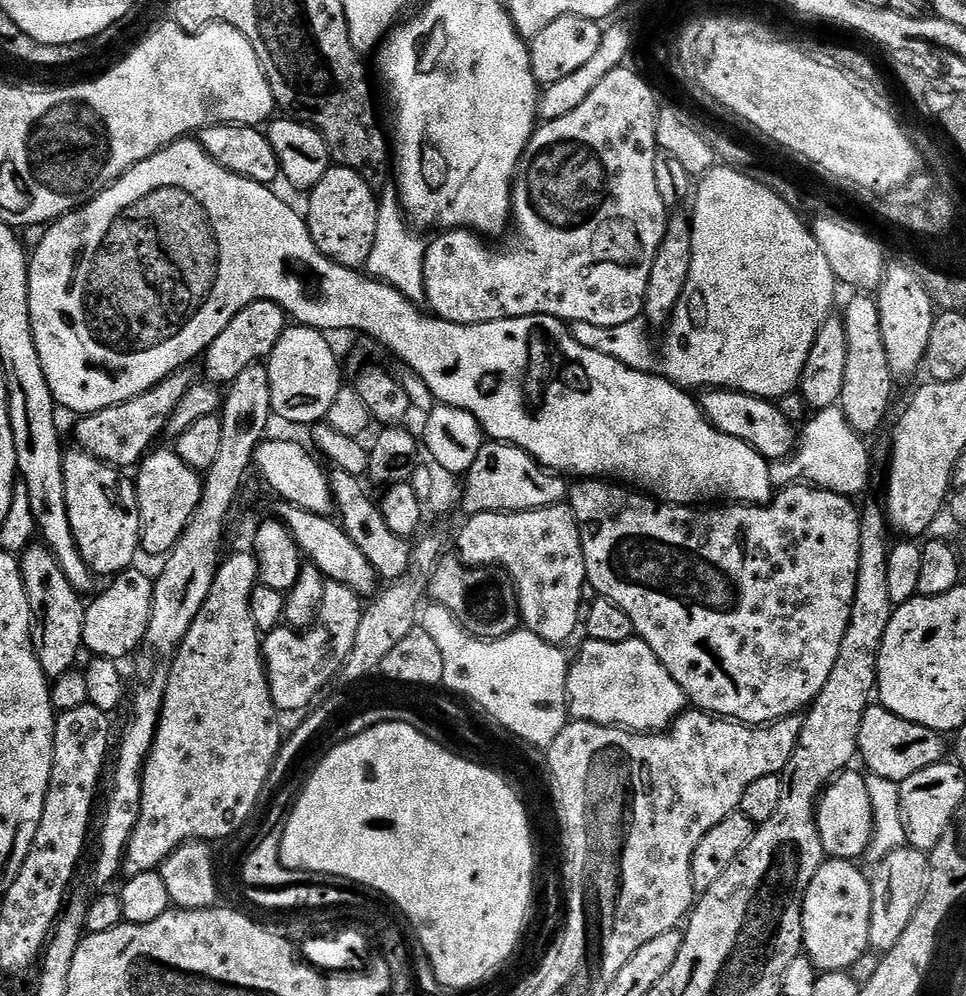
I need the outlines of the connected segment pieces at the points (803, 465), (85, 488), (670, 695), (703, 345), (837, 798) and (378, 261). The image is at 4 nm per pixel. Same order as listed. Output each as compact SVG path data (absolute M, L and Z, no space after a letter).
M839 406L816 412L803 425L795 452L785 460L769 463L773 489L791 488L793 484L807 484L824 488L840 496L856 498L872 476L872 458L865 437L855 432Z
M68 450L64 453L64 481L66 482L66 510L70 514L70 530L74 530L74 542L90 570L97 577L115 577L125 568L133 567L136 552L140 547L140 511L136 501L136 485L128 480L123 471L103 464L88 452Z
M633 638L626 642L598 642L597 640L585 639L584 645L580 648L576 660L571 661L568 670L568 711L572 720L585 720L586 722L594 722L602 726L610 726L611 728L626 728L629 732L662 732L672 727L672 723L680 717L681 712L686 708L686 697L682 686L678 686L678 682L674 682L674 678L670 674L670 670L666 670L666 666L662 666L662 662L654 654L654 650L650 650L650 646L646 646L646 642L639 638Z
M716 166L699 181L694 192L694 203L691 205L692 221L692 257L690 258L690 278L686 278L686 290L682 290L682 298L674 310L672 319L663 329L664 345L660 348L659 375L665 376L678 387L685 390L711 390L725 388L731 392L741 392L756 396L760 400L779 401L780 397L797 391L804 373L806 362L810 358L810 350L814 346L814 338L818 338L818 330L833 315L832 303L836 300L838 281L834 270L830 270L830 262L826 262L826 254L822 254L822 246L814 238L812 228L804 225L802 216L786 202L780 200L778 194L767 188L764 182L751 180L749 173L731 166Z
M845 770L832 781L831 784L824 790L823 794L819 797L818 807L816 809L816 829L819 830L820 841L824 847L825 853L834 860L851 860L853 862L859 861L859 856L863 857L867 853L868 847L872 842L872 831L874 830L874 810L870 804L870 790L866 790L866 779L863 775L859 776L858 773L852 772L853 770Z
M385 187L378 200L378 230L374 238L374 250L370 250L370 258L366 265L367 275L394 286L406 298L417 302L424 300L424 250L425 241L420 241L406 219L397 189Z

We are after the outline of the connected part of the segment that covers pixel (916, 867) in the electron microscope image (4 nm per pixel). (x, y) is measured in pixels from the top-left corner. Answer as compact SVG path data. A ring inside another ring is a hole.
M911 846L899 848L885 860L879 861L872 881L872 921L870 945L877 953L885 954L899 944L899 939L910 926L915 911L922 906L930 886L931 862L929 853Z

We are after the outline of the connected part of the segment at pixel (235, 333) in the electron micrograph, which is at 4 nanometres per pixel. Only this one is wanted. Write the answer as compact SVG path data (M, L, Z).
M259 300L250 306L246 306L238 313L238 315L228 323L226 330L222 330L222 334L218 334L218 338L214 338L214 342L210 342L210 346L202 357L204 363L204 372L202 368L202 376L207 383L217 386L227 386L234 382L234 378L238 378L238 374L242 374L242 370L246 370L252 364L259 364L267 361L268 355L274 350L274 346L278 346L278 338L282 338L285 328L289 327L290 317L284 311L282 306L278 306L269 300Z

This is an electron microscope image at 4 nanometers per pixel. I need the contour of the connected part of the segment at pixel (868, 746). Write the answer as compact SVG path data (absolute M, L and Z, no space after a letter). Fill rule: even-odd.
M876 702L869 706L866 714L862 714L862 726L858 730L858 756L861 761L864 759L871 775L901 784L910 778L910 774L918 774L918 770L926 770L926 766L934 766L945 759L944 740L941 733L906 722L906 718L898 718L898 714Z

